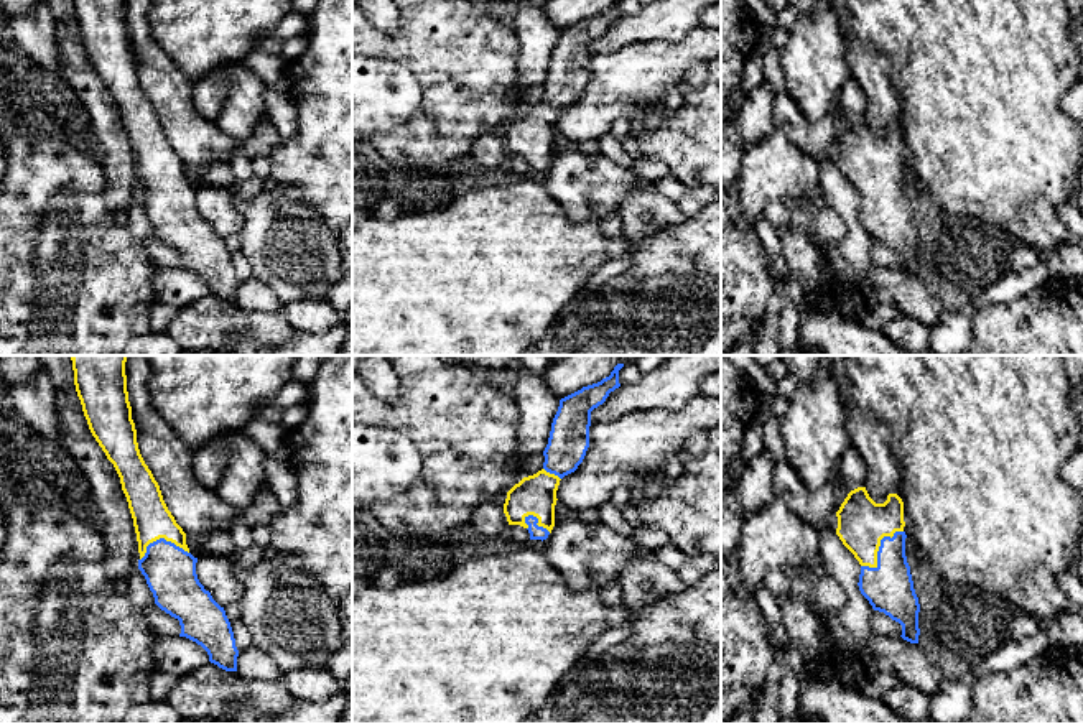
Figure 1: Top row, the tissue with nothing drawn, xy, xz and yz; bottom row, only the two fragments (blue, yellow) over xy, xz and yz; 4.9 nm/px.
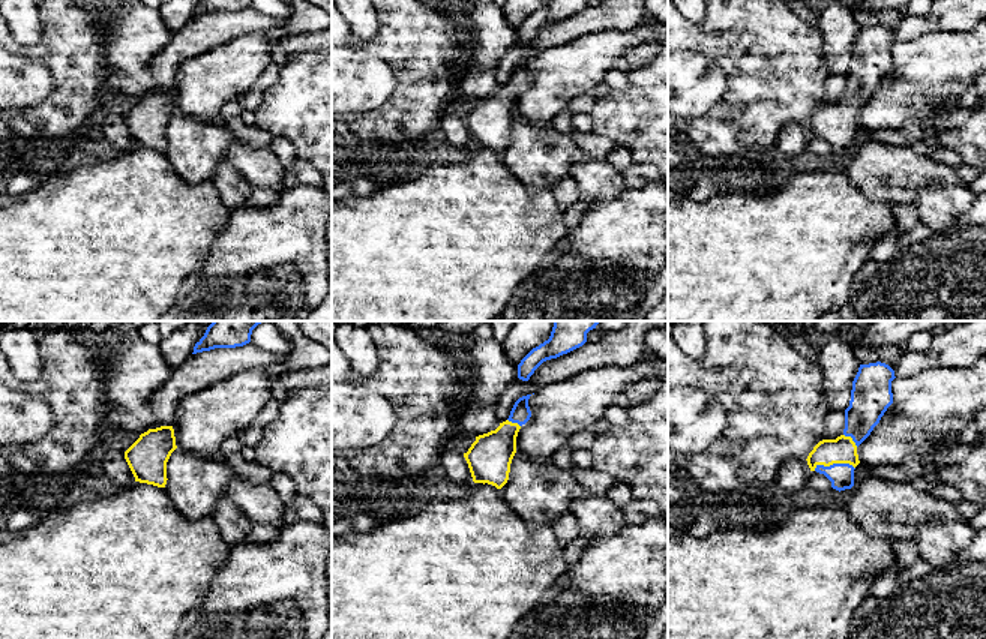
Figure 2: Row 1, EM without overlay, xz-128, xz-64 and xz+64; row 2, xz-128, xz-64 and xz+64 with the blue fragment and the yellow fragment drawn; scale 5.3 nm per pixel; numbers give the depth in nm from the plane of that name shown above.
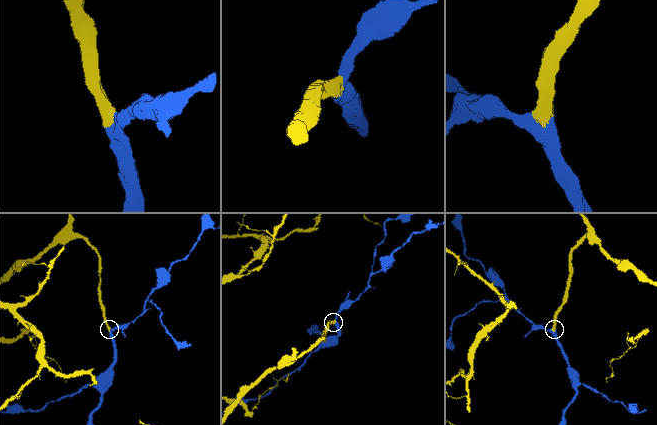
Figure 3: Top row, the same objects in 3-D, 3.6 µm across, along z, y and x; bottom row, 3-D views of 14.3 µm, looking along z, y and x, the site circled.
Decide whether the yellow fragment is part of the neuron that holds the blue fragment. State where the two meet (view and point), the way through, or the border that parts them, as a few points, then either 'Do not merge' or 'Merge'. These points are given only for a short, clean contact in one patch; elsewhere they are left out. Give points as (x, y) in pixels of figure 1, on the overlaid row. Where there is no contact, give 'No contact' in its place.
Touches blue at yz (879, 550). Path across: yz (889, 588), (884, 580), (879, 550), (876, 537), (861, 522). Merge

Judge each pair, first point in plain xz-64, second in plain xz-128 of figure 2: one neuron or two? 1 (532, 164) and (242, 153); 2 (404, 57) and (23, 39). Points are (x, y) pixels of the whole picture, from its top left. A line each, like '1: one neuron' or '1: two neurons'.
1: two neurons
2: two neurons

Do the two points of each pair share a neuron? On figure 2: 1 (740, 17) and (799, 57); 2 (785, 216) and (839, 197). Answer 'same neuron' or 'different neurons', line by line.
1: same neuron
2: same neuron

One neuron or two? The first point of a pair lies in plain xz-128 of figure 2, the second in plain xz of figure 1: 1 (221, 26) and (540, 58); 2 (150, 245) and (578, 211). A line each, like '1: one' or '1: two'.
1: two
2: two

